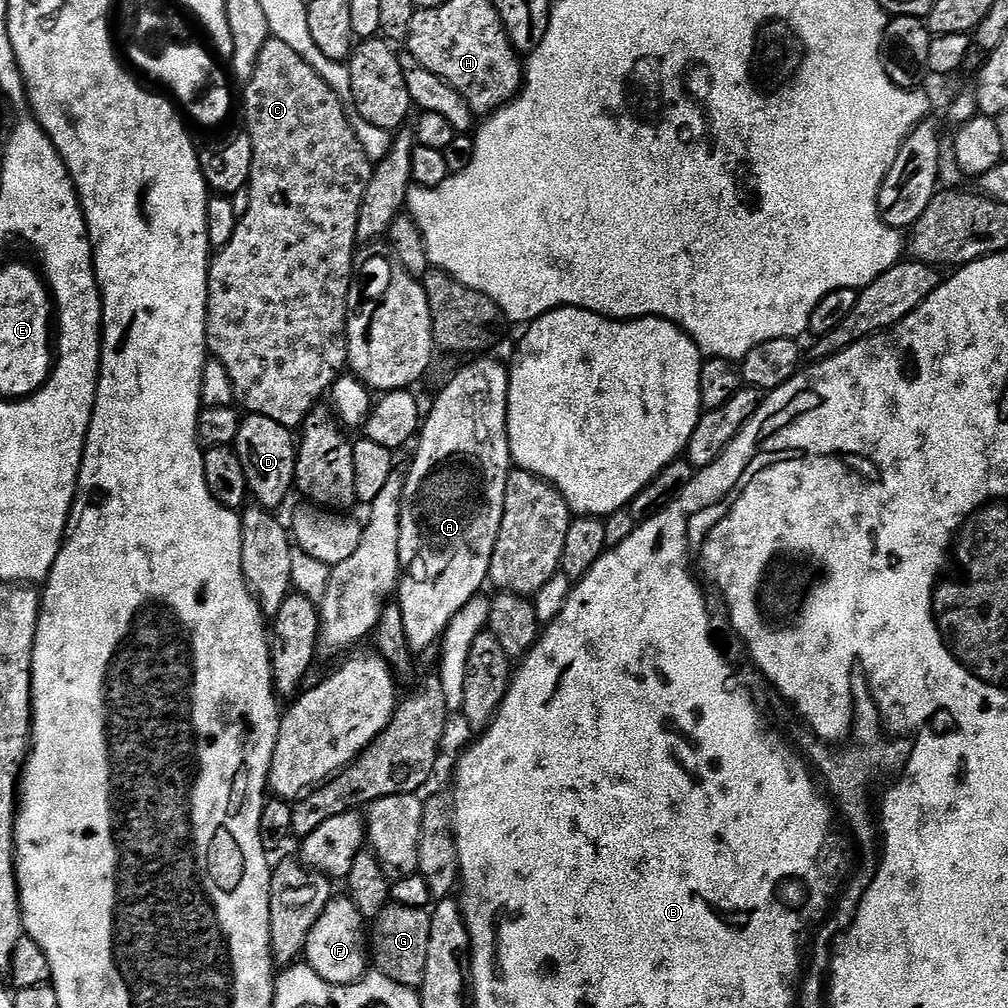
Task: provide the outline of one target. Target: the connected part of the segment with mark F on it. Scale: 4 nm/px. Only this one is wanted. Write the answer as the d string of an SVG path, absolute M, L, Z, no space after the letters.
M334 898L322 910L318 922L314 922L314 930L310 930L308 941L304 947L303 959L331 986L347 986L359 982L370 968L370 940L366 935L366 920L349 898Z

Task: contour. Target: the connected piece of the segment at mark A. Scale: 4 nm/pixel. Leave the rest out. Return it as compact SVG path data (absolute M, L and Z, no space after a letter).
M476 358L473 364L468 364L440 393L432 404L432 409L427 409L422 420L422 427L415 441L416 457L412 460L408 472L404 476L404 489L400 499L400 517L398 518L398 558L400 559L400 582L398 585L398 603L404 633L408 639L408 648L413 653L428 648L432 643L443 637L449 622L459 614L462 609L481 595L480 587L489 583L488 571L490 570L490 558L494 554L494 546L498 542L498 530L502 526L502 514L506 502L506 482L509 472L513 471L514 465L510 446L508 445L508 374L509 369L504 368L496 360L484 360L488 358Z

